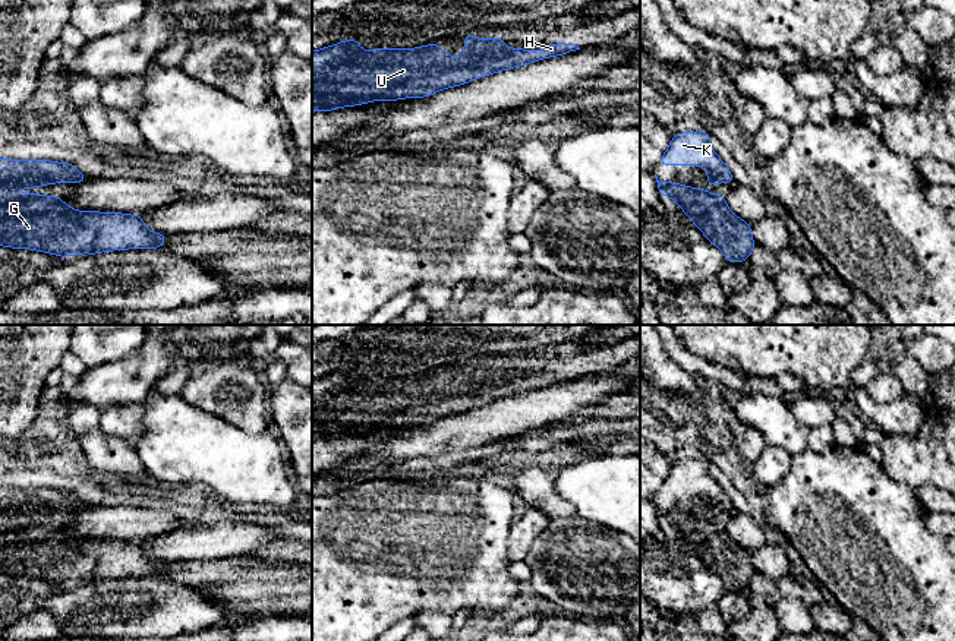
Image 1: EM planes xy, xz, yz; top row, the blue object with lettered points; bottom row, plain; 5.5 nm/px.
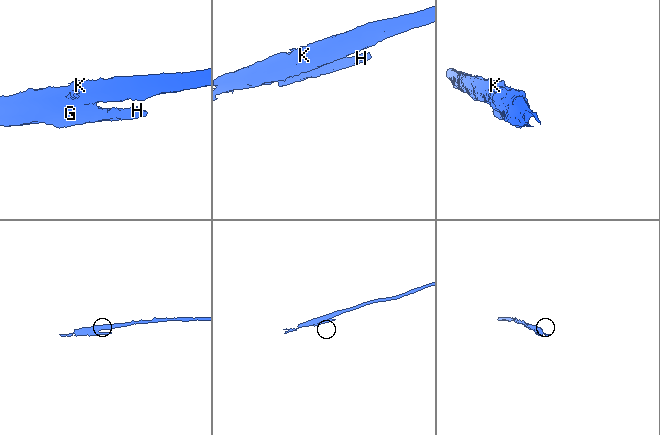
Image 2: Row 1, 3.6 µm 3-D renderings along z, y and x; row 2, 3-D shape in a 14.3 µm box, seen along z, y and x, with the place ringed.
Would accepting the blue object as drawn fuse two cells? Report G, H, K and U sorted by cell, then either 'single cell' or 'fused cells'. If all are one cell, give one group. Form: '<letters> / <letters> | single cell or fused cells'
G / H K U | fused cells

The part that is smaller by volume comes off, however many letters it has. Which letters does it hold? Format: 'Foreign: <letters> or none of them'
Foreign: G

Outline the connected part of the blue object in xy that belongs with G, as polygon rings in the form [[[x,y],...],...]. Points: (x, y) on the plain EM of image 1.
[[[47,540],[40,543],[0,544],[0,574],[54,581],[62,587],[78,582],[79,580],[63,580],[60,553],[56,555],[57,561],[51,562],[50,550],[51,546]]]

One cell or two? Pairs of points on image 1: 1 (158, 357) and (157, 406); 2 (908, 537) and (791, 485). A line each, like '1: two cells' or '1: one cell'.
1: two cells
2: one cell

